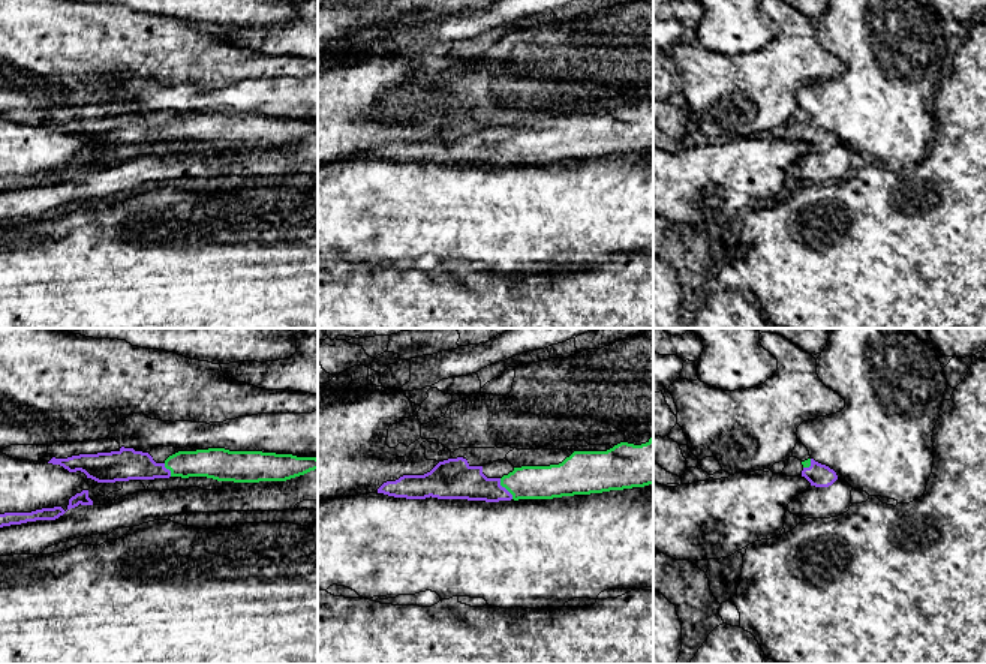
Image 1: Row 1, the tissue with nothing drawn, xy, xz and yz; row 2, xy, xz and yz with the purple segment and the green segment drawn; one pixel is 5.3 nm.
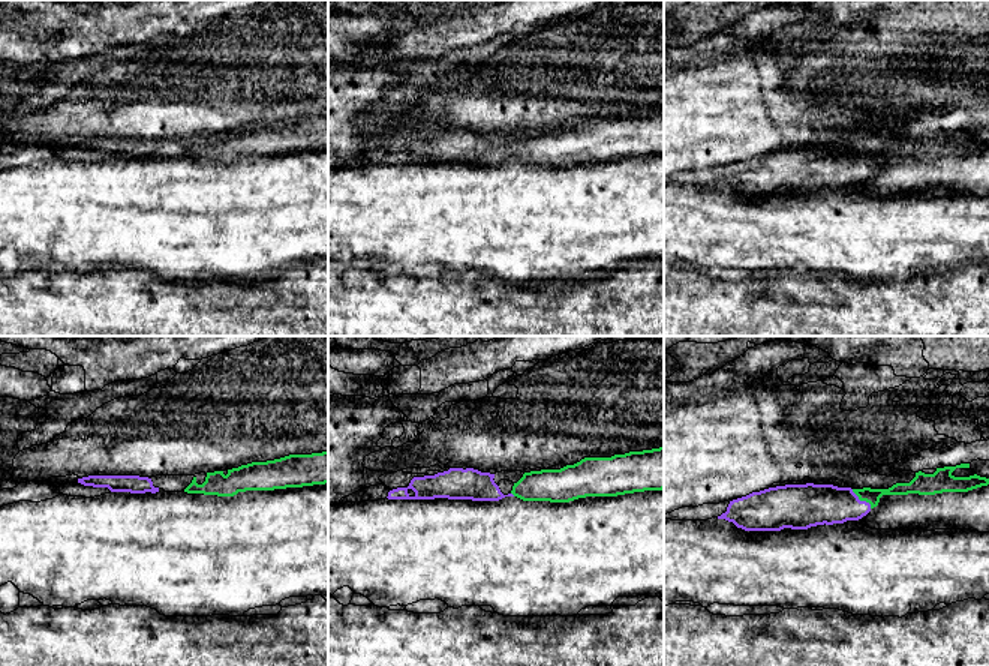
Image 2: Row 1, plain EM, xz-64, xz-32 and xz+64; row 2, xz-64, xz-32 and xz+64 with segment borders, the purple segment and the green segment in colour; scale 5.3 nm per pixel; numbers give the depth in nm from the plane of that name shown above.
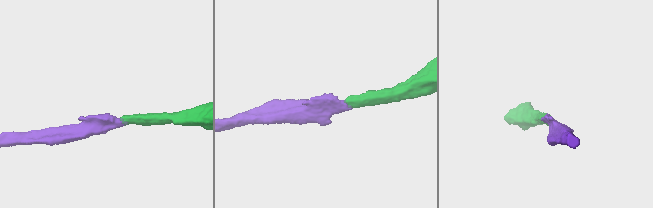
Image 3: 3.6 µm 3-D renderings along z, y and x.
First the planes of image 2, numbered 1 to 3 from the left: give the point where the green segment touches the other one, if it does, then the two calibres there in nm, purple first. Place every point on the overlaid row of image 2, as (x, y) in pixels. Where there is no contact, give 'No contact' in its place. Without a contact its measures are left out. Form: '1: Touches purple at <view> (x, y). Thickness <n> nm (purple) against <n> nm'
1: No contact
2: No contact
3: Touches purple at xz+64 (862, 501). Thickness 220 nm (purple) against 80 nm

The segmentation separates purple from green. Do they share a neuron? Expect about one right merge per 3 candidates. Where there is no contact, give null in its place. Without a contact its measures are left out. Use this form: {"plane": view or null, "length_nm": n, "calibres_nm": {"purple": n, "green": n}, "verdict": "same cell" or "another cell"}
{"plane": "xz", "length_nm": 130, "calibres_nm": {"purple": 190, "green": 180}, "verdict": "same cell"}

